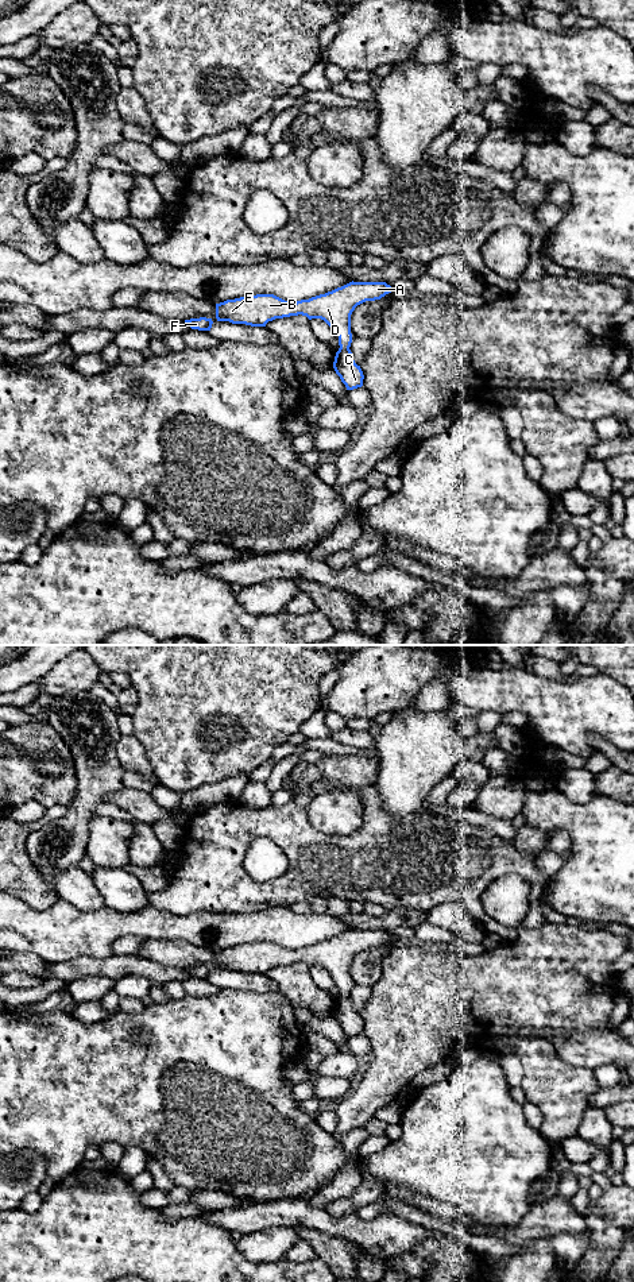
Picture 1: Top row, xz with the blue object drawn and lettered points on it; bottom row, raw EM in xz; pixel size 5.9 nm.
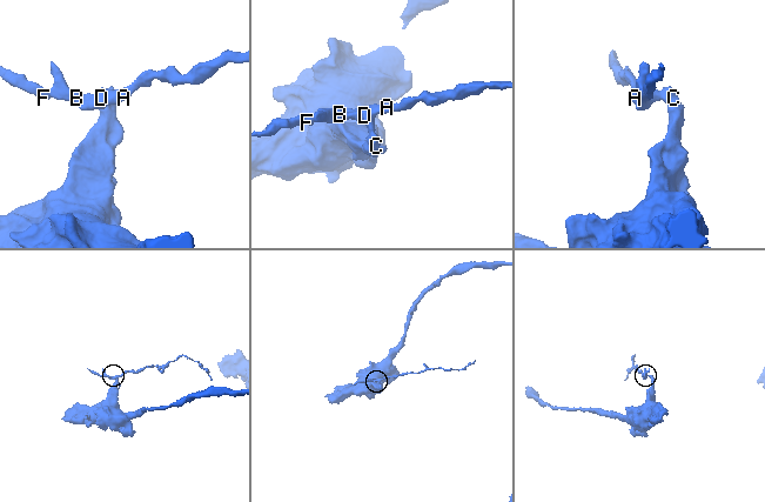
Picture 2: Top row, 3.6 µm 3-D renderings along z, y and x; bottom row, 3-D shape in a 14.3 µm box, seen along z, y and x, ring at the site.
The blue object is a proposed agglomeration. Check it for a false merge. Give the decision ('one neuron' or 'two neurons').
one neuron

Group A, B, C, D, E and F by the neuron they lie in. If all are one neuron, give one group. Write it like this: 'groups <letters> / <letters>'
groups A B C D E F

